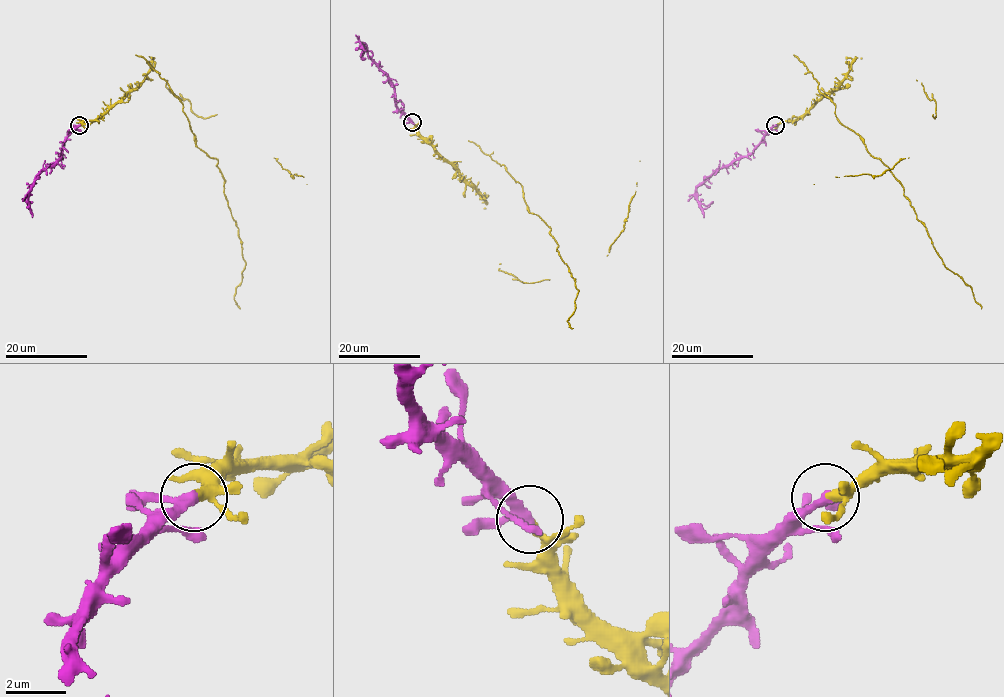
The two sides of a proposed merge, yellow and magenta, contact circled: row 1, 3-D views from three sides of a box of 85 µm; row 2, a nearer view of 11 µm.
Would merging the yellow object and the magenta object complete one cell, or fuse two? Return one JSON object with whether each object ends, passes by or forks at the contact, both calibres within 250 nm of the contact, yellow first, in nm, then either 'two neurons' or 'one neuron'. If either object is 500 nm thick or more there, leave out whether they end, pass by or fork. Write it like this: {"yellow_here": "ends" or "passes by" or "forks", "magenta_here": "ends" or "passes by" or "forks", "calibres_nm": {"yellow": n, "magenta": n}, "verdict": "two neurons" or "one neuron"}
{"yellow_here": "passes by", "magenta_here": "passes by", "calibres_nm": {"yellow": 200, "magenta": 280}, "verdict": "one neuron"}

